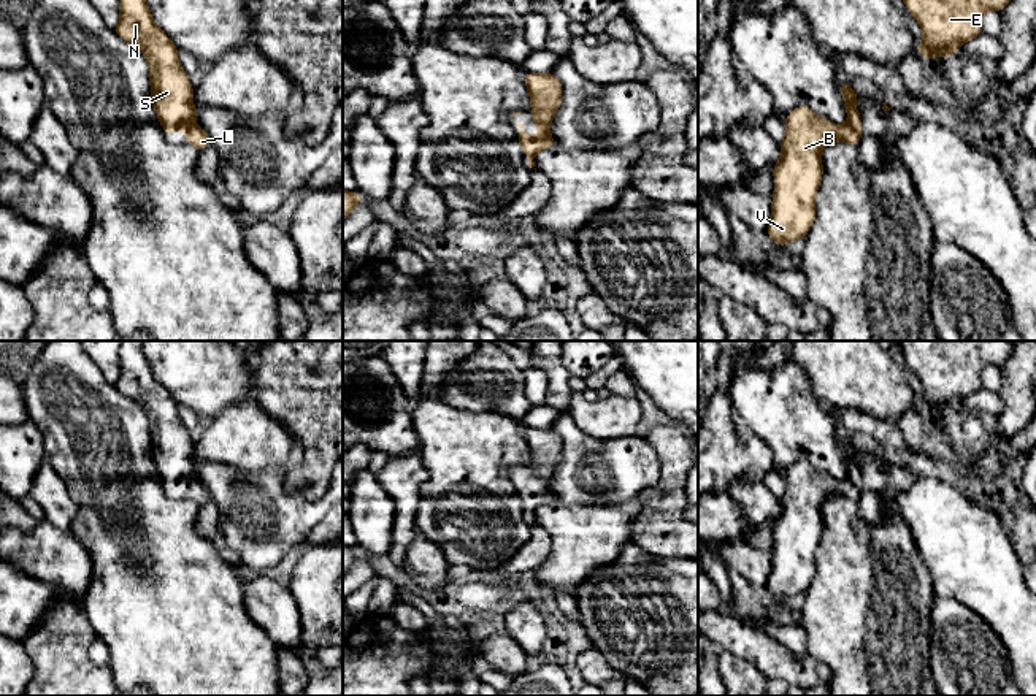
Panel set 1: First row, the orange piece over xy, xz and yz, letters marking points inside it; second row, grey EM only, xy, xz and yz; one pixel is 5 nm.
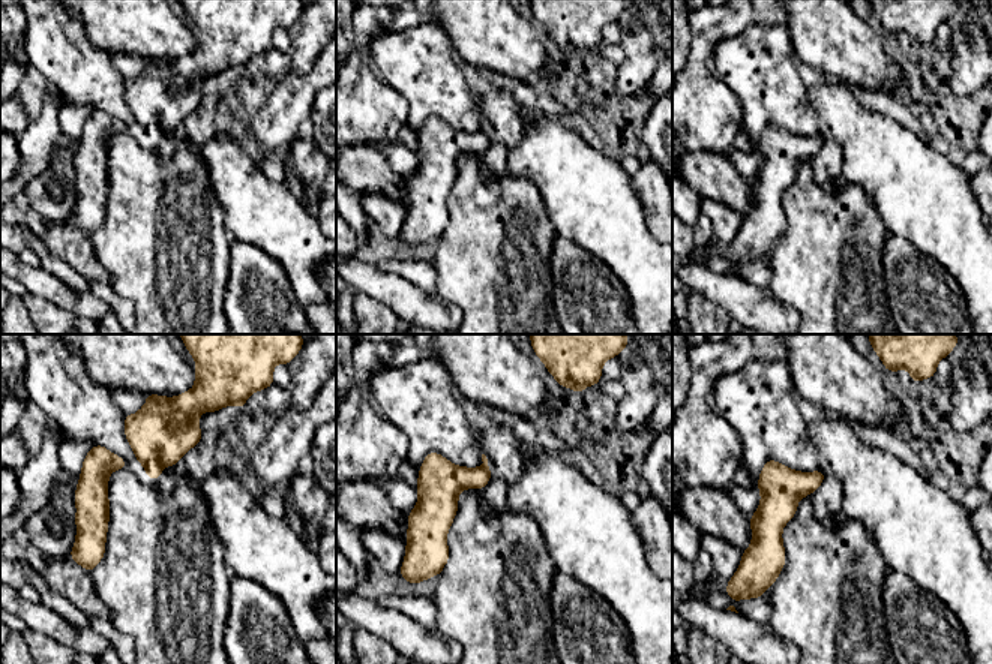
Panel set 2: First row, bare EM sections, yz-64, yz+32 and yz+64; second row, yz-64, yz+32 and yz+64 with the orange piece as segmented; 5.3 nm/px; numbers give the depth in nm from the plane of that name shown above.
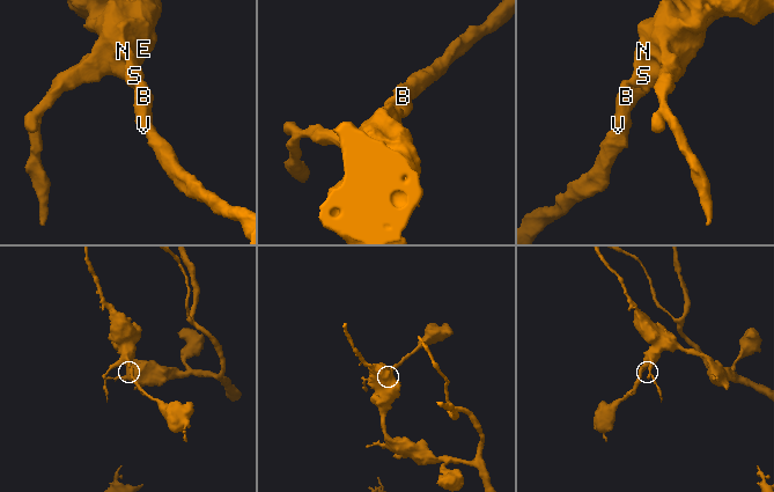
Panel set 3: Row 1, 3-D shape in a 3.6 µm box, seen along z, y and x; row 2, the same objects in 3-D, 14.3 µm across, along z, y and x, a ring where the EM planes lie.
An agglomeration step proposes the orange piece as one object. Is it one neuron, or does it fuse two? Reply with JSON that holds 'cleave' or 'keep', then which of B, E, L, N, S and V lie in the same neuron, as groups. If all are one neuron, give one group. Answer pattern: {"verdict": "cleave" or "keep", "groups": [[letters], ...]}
{"verdict": "keep", "groups": [["B", "E", "L", "N", "S", "V"]]}

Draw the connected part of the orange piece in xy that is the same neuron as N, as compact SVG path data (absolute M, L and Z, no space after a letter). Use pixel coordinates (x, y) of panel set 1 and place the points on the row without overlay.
M121 341L121 374L113 385L140 403L149 420L151 457L167 490L186 485L187 499L198 506L211 501L209 490L195 479L194 444L181 423L178 403L157 382L143 352L144 341Z

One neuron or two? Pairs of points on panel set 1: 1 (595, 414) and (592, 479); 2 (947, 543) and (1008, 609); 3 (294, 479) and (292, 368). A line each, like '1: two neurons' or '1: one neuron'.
1: two neurons
2: one neuron
3: one neuron

